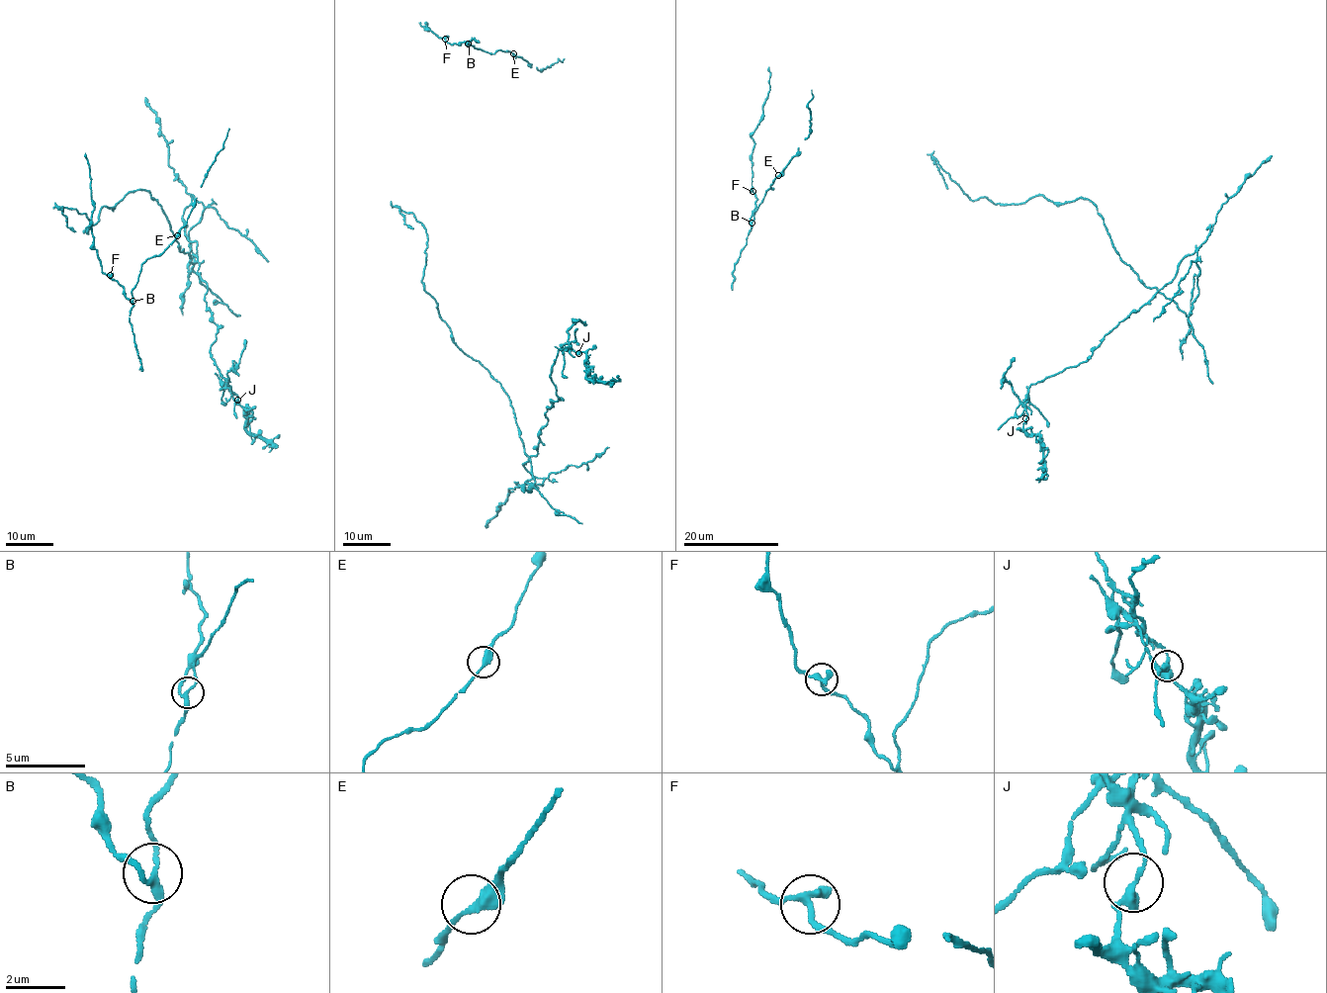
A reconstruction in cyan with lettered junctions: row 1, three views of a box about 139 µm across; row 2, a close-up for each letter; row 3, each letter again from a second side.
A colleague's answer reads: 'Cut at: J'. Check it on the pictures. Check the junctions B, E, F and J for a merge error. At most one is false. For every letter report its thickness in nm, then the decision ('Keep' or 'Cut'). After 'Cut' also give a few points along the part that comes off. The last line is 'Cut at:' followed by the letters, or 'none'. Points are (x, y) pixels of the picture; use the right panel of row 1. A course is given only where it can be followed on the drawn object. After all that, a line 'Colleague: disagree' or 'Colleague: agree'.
B: Thickness 200 nm. Keep
E: Thickness 280 nm. Keep
F: Thickness 280 nm. Keep
J: Thickness 320 nm. Cut. Course of the part to remove: (1026, 419), (1031, 384), (1086, 361), (1196, 250), (1187, 315), (1089, 199), (972, 201), (935, 158), (948, 188)
Cut at: J
Colleague: agree

